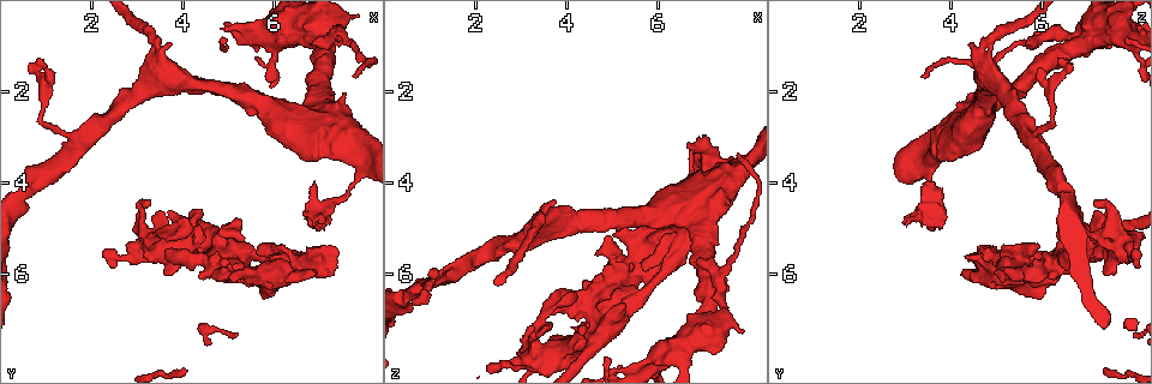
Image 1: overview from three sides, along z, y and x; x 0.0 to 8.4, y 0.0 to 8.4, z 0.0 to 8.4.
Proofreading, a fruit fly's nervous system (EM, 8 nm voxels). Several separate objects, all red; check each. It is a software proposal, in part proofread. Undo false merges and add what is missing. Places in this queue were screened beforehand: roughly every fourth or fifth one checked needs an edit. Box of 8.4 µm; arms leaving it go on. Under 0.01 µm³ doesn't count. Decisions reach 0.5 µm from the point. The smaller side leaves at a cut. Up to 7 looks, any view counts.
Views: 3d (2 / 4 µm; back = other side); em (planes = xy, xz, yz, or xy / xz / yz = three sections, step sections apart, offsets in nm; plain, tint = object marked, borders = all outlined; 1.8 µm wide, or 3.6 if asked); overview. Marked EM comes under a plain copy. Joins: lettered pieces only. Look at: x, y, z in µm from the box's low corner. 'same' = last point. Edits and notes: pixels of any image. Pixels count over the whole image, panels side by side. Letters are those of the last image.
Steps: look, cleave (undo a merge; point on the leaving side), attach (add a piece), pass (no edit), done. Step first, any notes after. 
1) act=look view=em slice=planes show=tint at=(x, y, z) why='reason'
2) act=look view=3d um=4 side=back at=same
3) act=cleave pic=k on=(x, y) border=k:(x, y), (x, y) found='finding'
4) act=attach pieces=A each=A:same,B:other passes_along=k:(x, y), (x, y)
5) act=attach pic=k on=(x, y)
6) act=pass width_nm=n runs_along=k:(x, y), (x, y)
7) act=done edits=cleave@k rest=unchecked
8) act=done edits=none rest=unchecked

act=look view=em um=3.6 slice=planes show=borders at=(6.95, 0.85, 7.05) why='calibre changes'

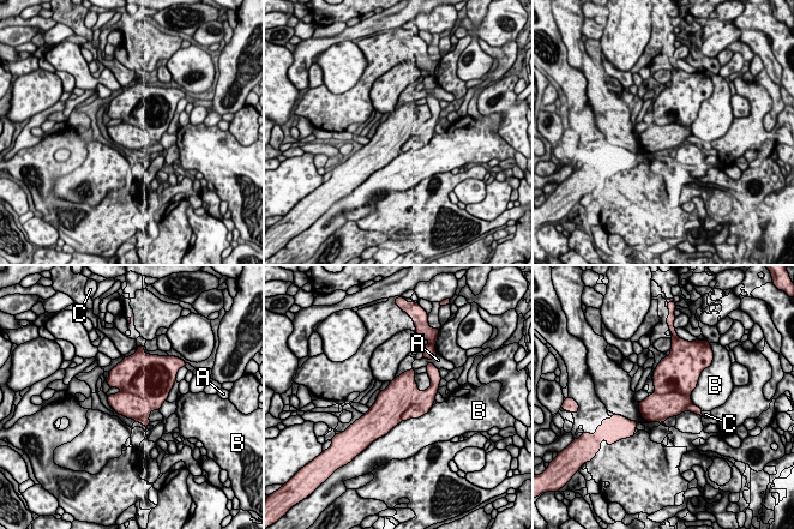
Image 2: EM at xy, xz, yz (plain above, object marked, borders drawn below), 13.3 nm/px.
act=cleave pic=2 on=(143, 378) each=A:other,B:other,C:other border=2:(121, 390), (143, 397), (154, 409) found='two neurons meet here'

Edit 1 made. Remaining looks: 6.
act=look view=overview why='redraw'

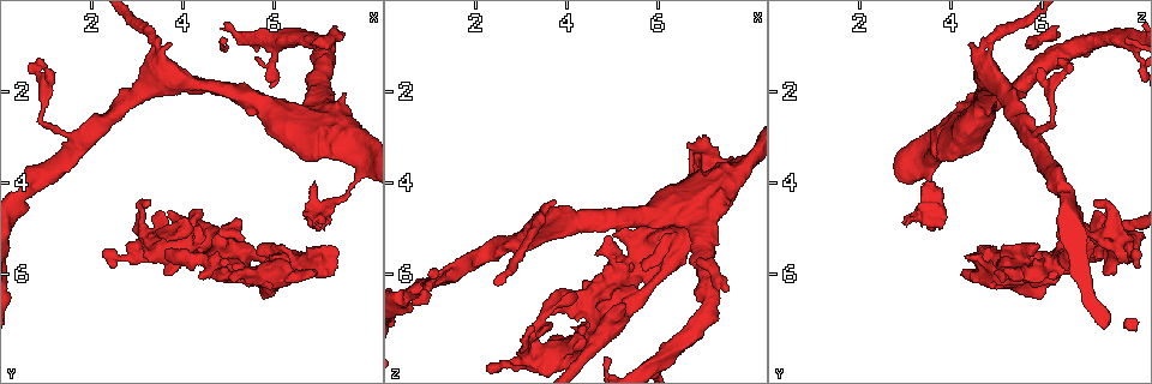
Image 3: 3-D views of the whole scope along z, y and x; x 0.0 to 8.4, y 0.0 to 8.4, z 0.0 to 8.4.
act=look view=3d um=2 at=(7.00, 4.60, 3.55) why='abrupt turn'

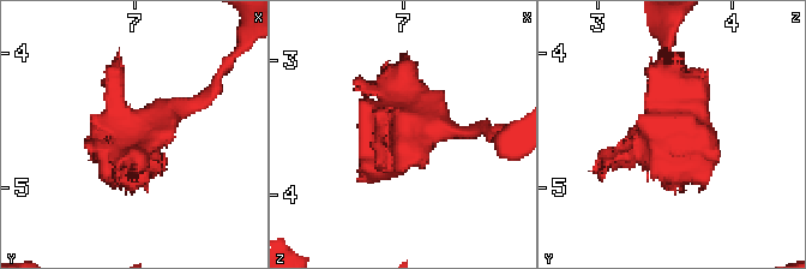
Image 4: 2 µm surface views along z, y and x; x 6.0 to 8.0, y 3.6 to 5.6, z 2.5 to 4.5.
act=look view=em slice=planes show=tint at=(6.94, 4.60, 3.54) why='need the tissue'

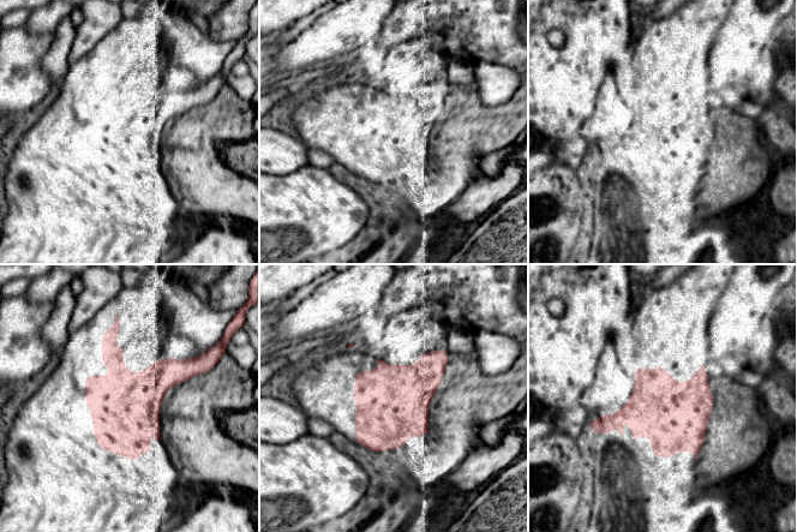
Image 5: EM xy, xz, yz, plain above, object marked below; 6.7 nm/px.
act=look view=em slice=planes show=borders at=same why='see the neighbours'

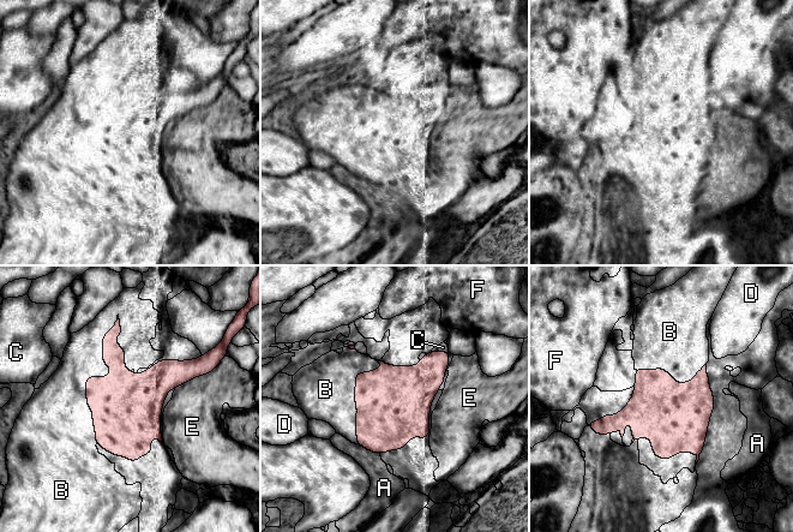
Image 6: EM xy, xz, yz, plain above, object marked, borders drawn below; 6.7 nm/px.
act=pass each=A:other,B:other,C:other,D:other,E:other,F:other border=6:(119, 317), (96, 443) found='one neuron here'

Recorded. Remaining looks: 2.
act=look view=em slice=planes show=borders at=(5.70, 5.40, 5.90) why='an open end'

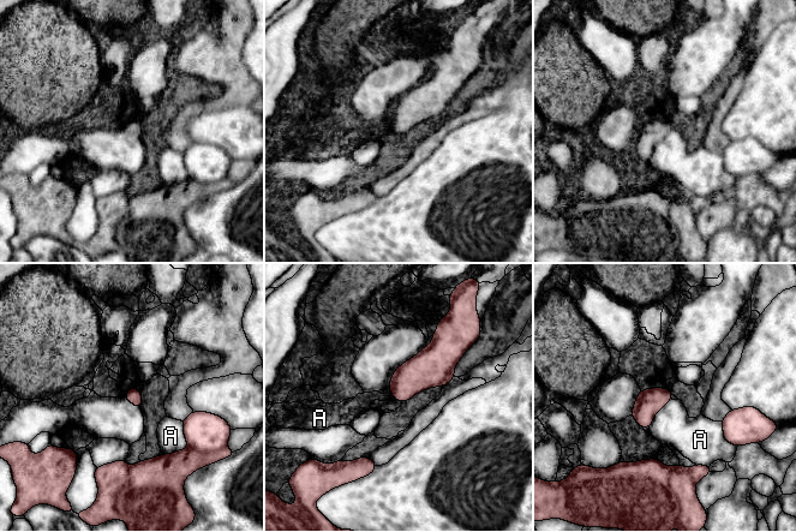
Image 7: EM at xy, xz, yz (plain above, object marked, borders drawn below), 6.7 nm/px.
act=cleave pic=7 on=(205, 432) each=A:other border=7:(189, 447), (196, 449) found='two neurons meet here'

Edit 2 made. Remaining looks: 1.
act=done edits=cleave@2,cleave@7 rest=unchecked

